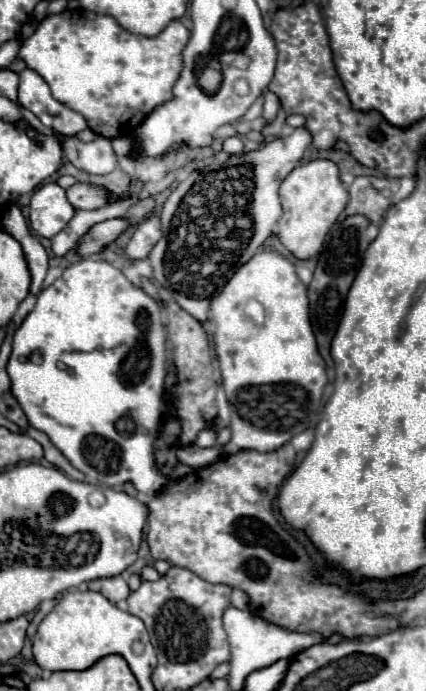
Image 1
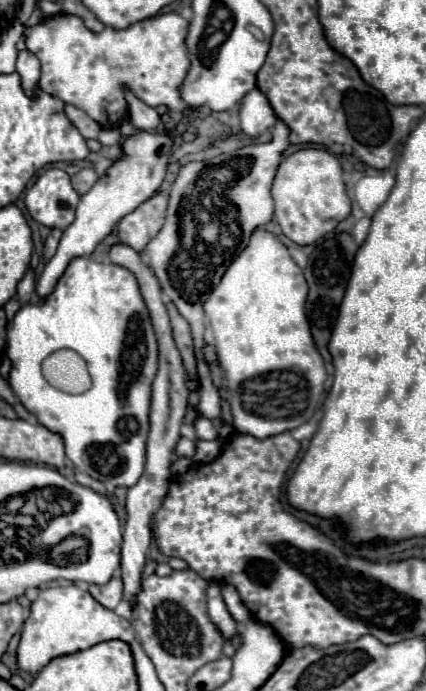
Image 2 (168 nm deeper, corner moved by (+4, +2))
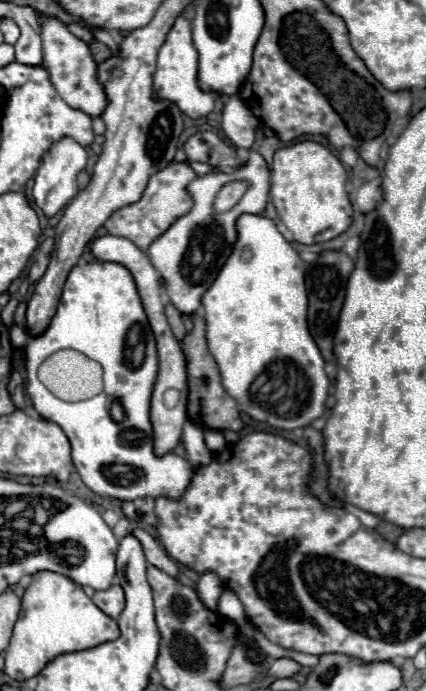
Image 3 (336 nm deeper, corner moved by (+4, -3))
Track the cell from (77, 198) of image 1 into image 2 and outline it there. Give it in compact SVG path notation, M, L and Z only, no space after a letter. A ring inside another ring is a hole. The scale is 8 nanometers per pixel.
M80 169L76 175L72 175L72 187L78 195L84 195L94 187L94 183L100 179L100 175L94 169Z

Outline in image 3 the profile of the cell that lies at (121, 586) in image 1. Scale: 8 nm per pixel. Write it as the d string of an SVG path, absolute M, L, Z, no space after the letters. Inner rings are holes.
M114 584L114 586L110 586L108 590L102 590L102 592L96 592L94 596L92 596L92 600L94 600L94 604L104 612L104 614L108 614L110 618L118 618L120 616L120 612L124 610L124 590L118 586L118 584Z

